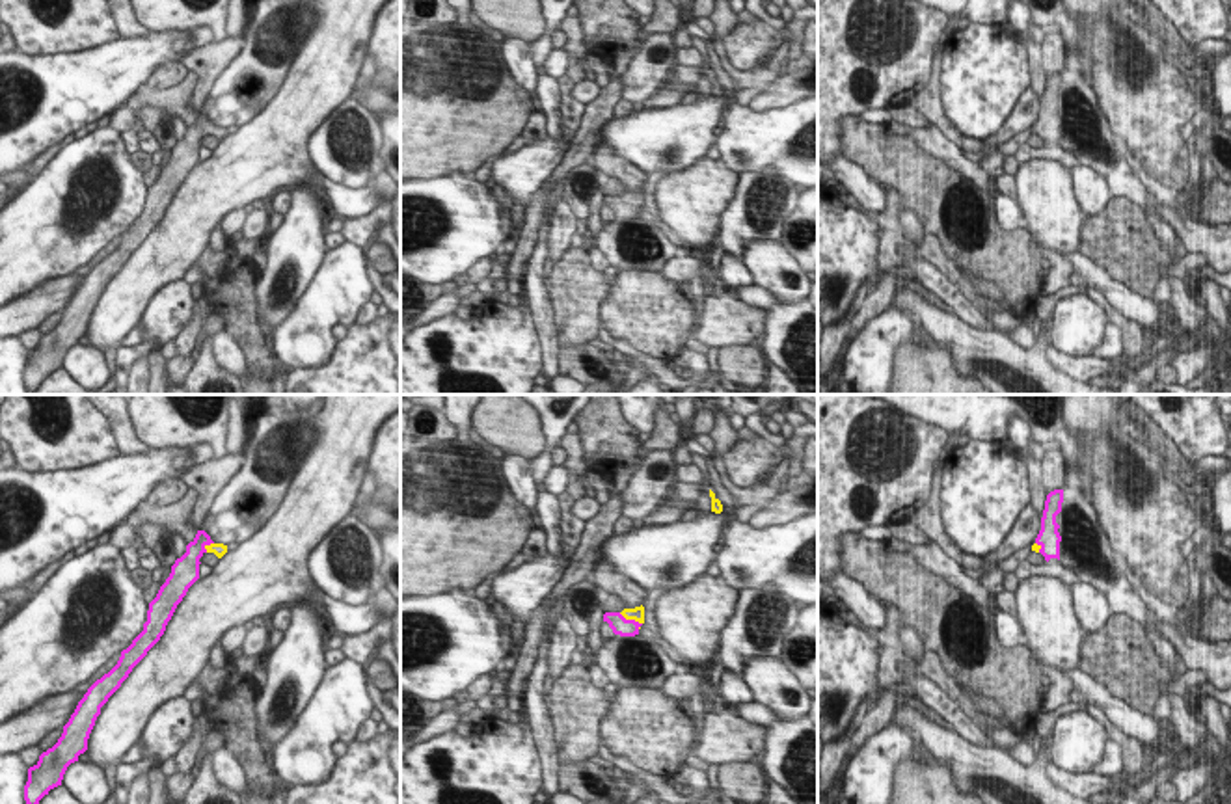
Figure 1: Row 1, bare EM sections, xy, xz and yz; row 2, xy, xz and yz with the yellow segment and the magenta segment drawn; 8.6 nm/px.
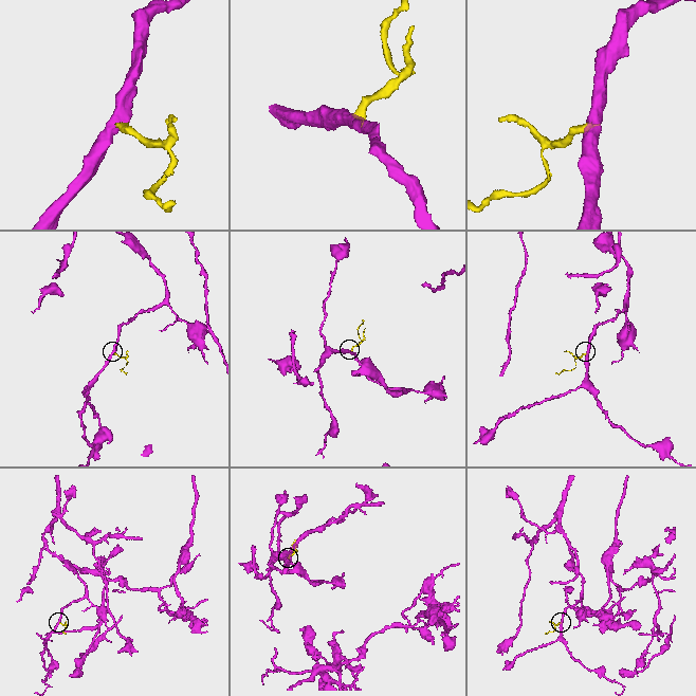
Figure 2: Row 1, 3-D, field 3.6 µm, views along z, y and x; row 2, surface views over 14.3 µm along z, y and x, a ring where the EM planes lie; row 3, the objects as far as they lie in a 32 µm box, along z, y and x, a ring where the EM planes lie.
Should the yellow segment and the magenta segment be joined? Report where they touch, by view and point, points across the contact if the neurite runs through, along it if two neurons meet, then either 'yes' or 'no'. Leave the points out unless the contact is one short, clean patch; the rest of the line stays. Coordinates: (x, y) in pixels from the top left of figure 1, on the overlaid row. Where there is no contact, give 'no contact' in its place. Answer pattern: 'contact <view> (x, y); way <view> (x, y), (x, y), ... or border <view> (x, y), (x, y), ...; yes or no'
contact xz (632, 618); way xz (637, 613), (632, 618), (617, 622); yes

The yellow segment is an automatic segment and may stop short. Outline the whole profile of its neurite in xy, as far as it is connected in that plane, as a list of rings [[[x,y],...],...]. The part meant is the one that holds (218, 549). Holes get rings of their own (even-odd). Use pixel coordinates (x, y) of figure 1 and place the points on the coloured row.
[[[197,530],[196,538],[186,545],[186,553],[175,560],[169,577],[149,603],[143,631],[121,651],[117,664],[88,689],[69,722],[63,726],[58,743],[43,752],[39,761],[28,769],[28,782],[24,785],[26,804],[39,804],[50,789],[61,785],[67,767],[78,761],[78,756],[88,750],[88,739],[101,715],[101,707],[160,640],[177,605],[199,579],[199,558],[205,553],[214,553],[222,558],[227,553],[227,545],[214,543],[205,530]]]

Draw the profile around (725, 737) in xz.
[[[724,707],[719,713],[704,713],[702,731],[693,746],[693,756],[708,765],[749,763],[758,761],[764,748],[765,730]]]

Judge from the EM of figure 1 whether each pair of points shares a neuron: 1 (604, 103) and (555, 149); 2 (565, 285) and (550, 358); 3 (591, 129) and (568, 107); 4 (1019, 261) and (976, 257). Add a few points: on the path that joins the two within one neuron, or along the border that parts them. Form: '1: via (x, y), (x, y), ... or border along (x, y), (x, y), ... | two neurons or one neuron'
1: border along (570, 142), (563, 160), (544, 179) | two neurons
2: border along (544, 283), (550, 294), (552, 321), (559, 345) | two neurons
3: border along (585, 107), (574, 131) | two neurons
4: via (1008, 257), (987, 257) | one neuron

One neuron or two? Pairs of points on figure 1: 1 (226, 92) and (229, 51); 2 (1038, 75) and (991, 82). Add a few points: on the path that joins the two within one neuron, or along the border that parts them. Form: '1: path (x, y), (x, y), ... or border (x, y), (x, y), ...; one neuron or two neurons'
1: border (244, 32), (239, 54), (215, 80), (203, 103); two neurons
2: border (1025, 43), (1030, 84); two neurons

